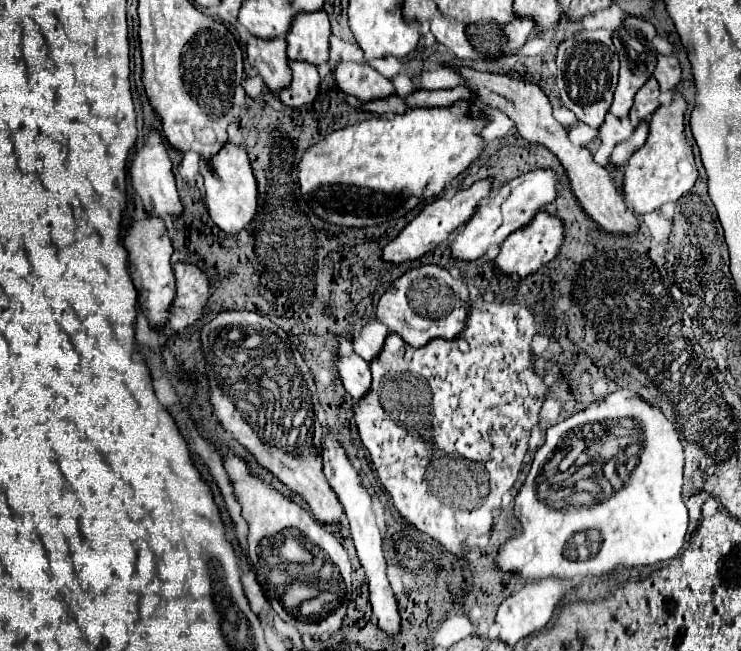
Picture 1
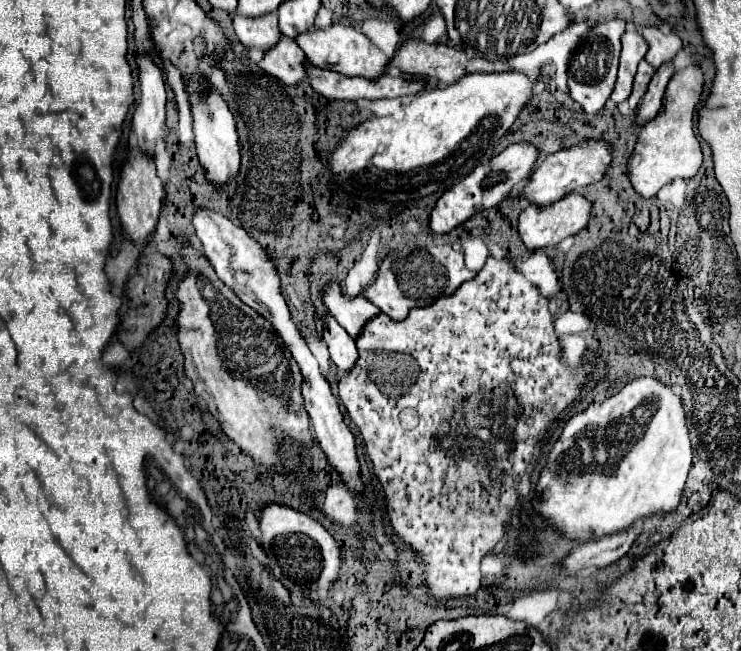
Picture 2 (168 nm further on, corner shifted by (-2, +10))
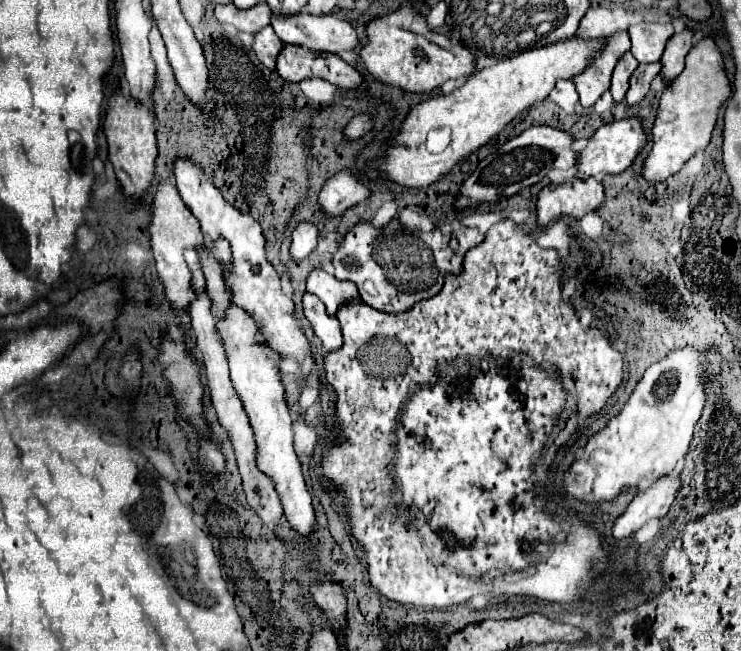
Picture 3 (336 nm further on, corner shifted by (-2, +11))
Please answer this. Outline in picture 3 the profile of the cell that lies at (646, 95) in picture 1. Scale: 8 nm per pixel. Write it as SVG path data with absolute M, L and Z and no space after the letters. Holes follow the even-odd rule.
M655 62L655 64L639 64L637 66L637 70L631 76L631 86L627 90L627 96L625 96L625 102L629 106L635 106L645 98L645 94L649 92L651 80L659 74L659 70L661 70L659 62Z

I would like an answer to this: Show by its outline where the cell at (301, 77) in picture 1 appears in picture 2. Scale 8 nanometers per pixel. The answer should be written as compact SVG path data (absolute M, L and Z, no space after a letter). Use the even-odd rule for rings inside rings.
M283 35L281 41L273 45L273 49L265 51L263 59L259 61L259 67L287 85L297 85L301 79L307 77L303 63L305 53L301 53L301 49L293 39Z

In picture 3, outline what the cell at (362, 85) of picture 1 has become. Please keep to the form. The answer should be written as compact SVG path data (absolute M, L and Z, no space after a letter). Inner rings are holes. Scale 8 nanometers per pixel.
M297 14L297 16L273 16L271 20L273 30L277 32L277 36L283 40L283 44L295 44L295 46L303 46L311 52L329 52L339 56L341 52L349 52L349 50L359 50L363 44L355 32L355 28L347 22L337 18L335 14L327 14L327 16L311 16L311 14Z

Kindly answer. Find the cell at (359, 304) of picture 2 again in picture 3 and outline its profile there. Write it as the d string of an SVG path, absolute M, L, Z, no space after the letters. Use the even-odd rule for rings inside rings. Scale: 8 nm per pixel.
M313 270L307 278L307 292L315 294L327 308L329 316L337 316L337 310L351 300L359 300L355 284L341 282L325 270Z

